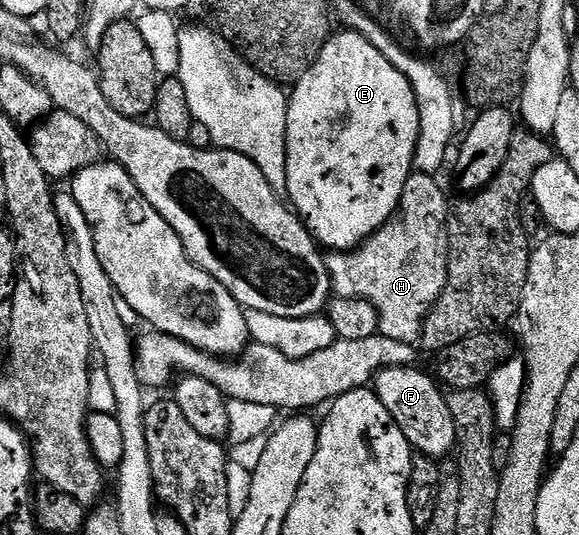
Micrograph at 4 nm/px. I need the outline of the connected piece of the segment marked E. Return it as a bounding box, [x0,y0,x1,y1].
[287,30,419,253]

